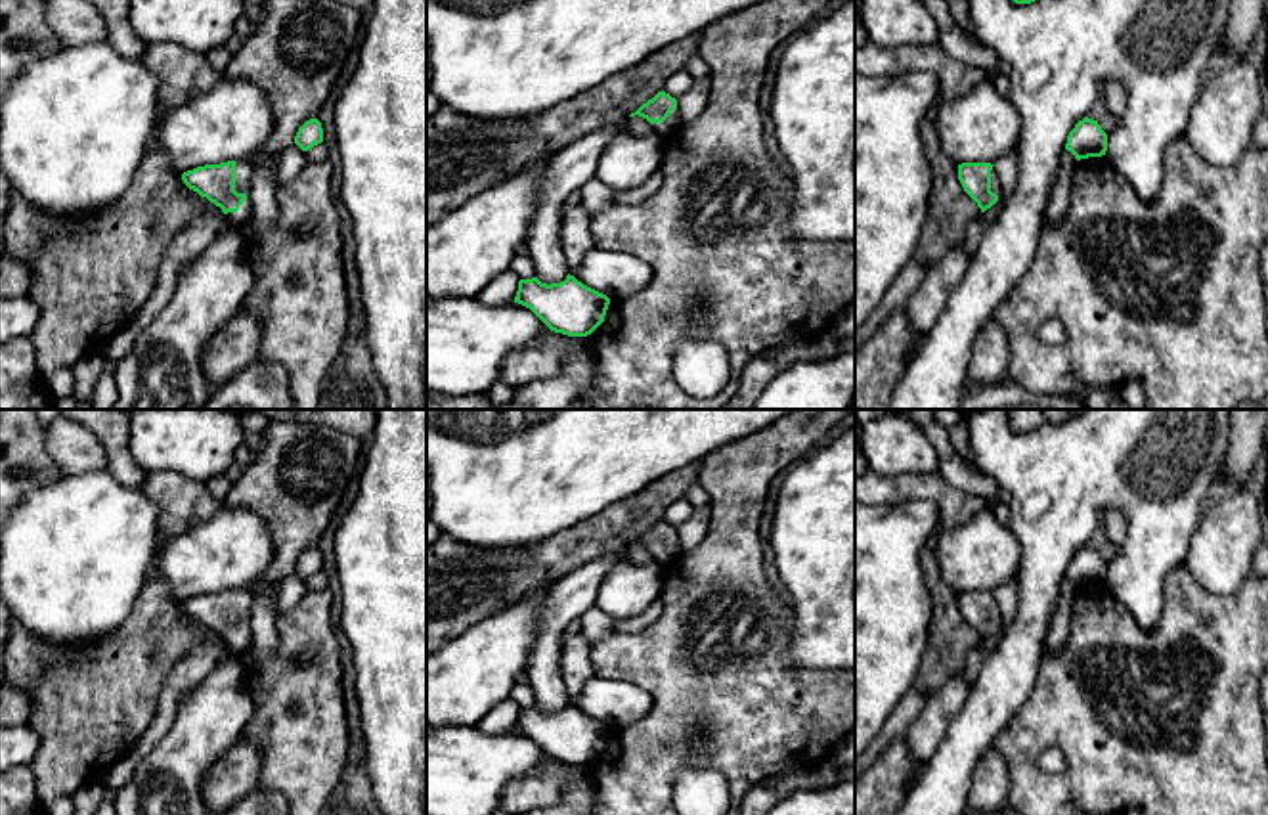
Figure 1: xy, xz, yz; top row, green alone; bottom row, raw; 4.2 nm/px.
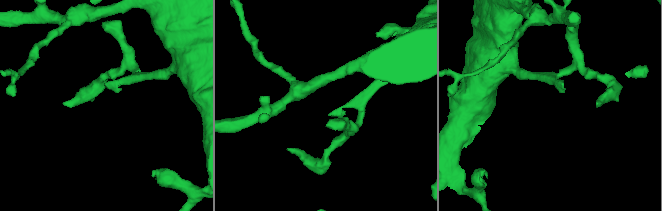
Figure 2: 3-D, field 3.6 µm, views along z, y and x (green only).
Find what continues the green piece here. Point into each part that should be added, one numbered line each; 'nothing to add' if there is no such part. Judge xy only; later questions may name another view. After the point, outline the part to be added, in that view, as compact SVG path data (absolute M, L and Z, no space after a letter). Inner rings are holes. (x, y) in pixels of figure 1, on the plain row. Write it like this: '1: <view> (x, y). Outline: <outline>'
1: xy (243, 597). Outline: M252 587L235 589L235 620L245 622L247 628L243 629L237 641L228 641L226 649L237 658L245 654L251 647L249 616L251 616L252 599L254 599Z

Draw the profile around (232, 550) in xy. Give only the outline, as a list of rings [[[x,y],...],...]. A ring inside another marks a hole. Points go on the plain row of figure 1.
[[[222,509],[199,526],[168,538],[153,576],[180,601],[252,587],[273,562],[264,518],[247,509]]]

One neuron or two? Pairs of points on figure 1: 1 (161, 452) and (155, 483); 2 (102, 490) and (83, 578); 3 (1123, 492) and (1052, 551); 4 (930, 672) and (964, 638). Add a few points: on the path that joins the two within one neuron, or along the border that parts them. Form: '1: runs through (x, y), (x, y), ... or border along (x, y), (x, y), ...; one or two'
1: border along (148, 469), (173, 469), (201, 483); two
2: runs through (92, 511), (83, 557); one
3: runs through (1104, 492), (1064, 532); one
4: runs through (938, 664), (957, 645); one

